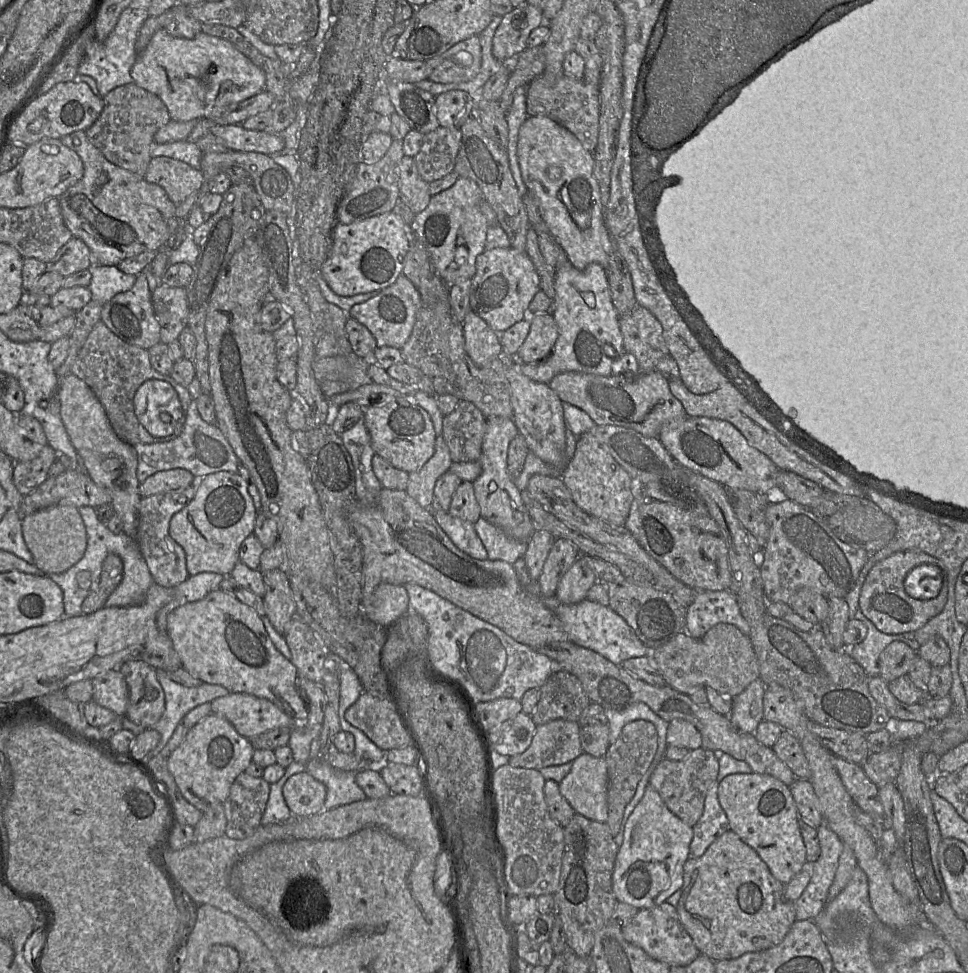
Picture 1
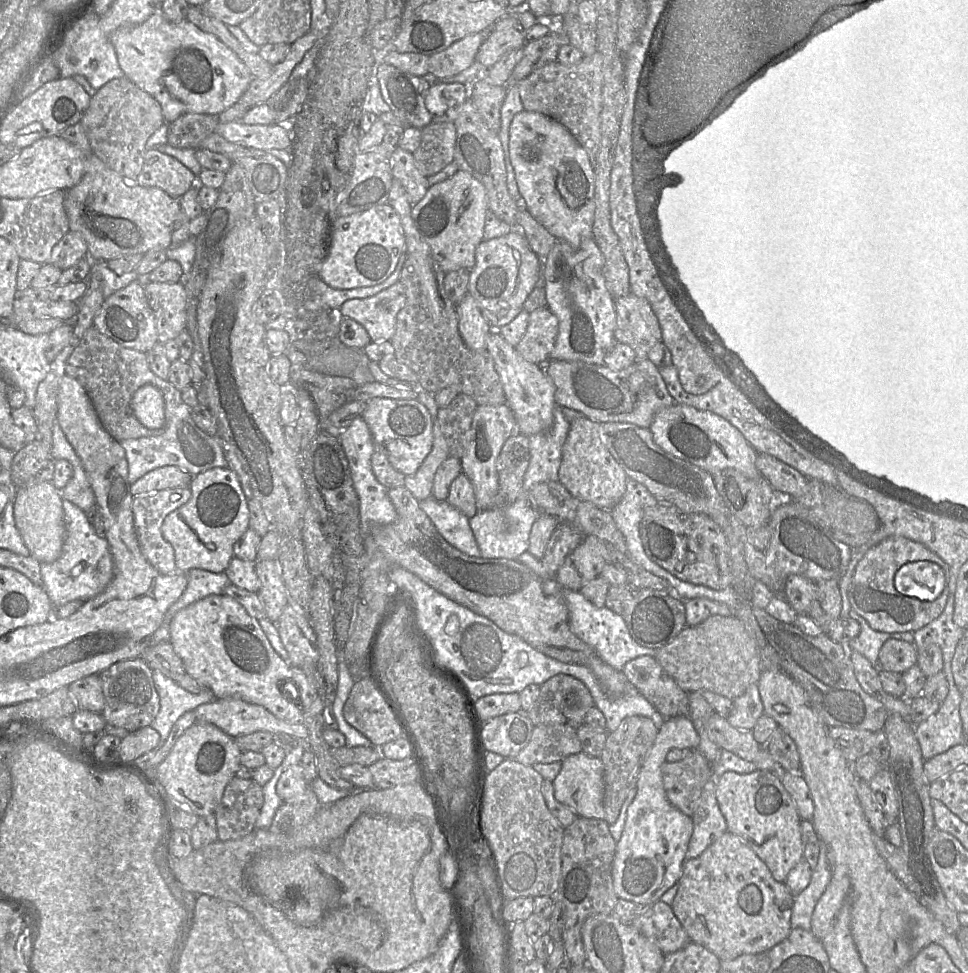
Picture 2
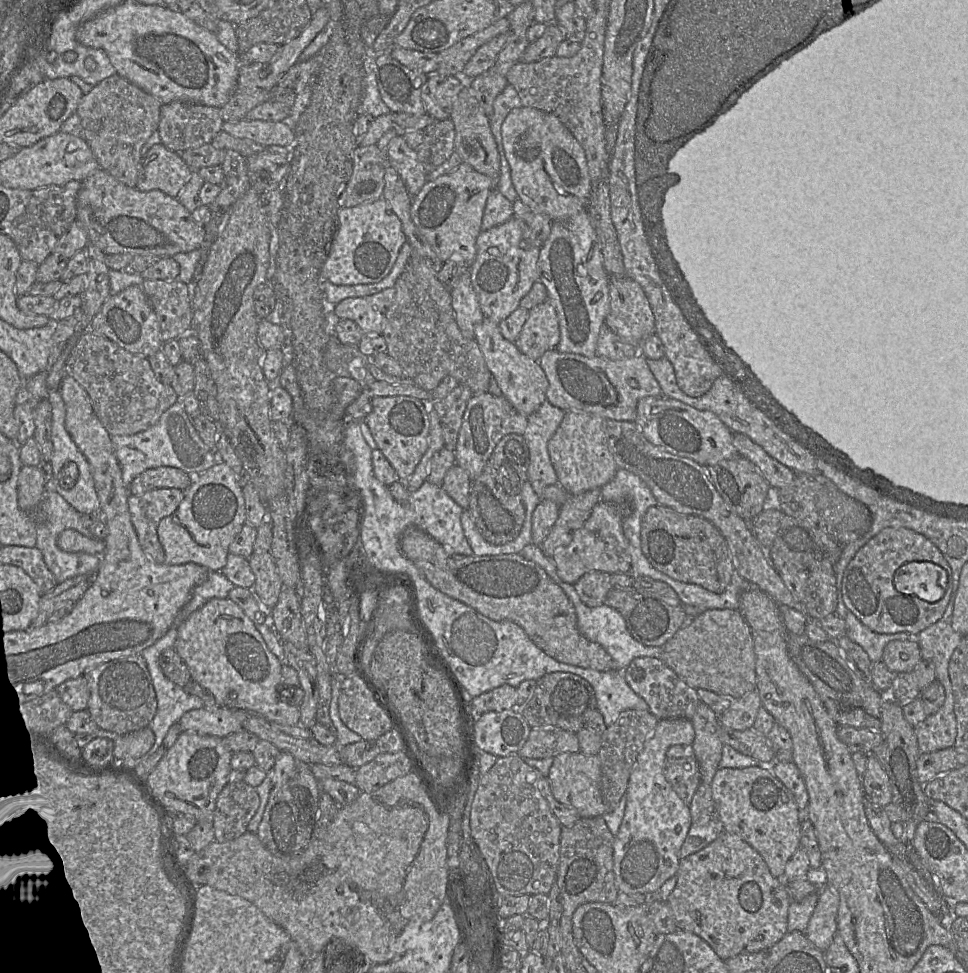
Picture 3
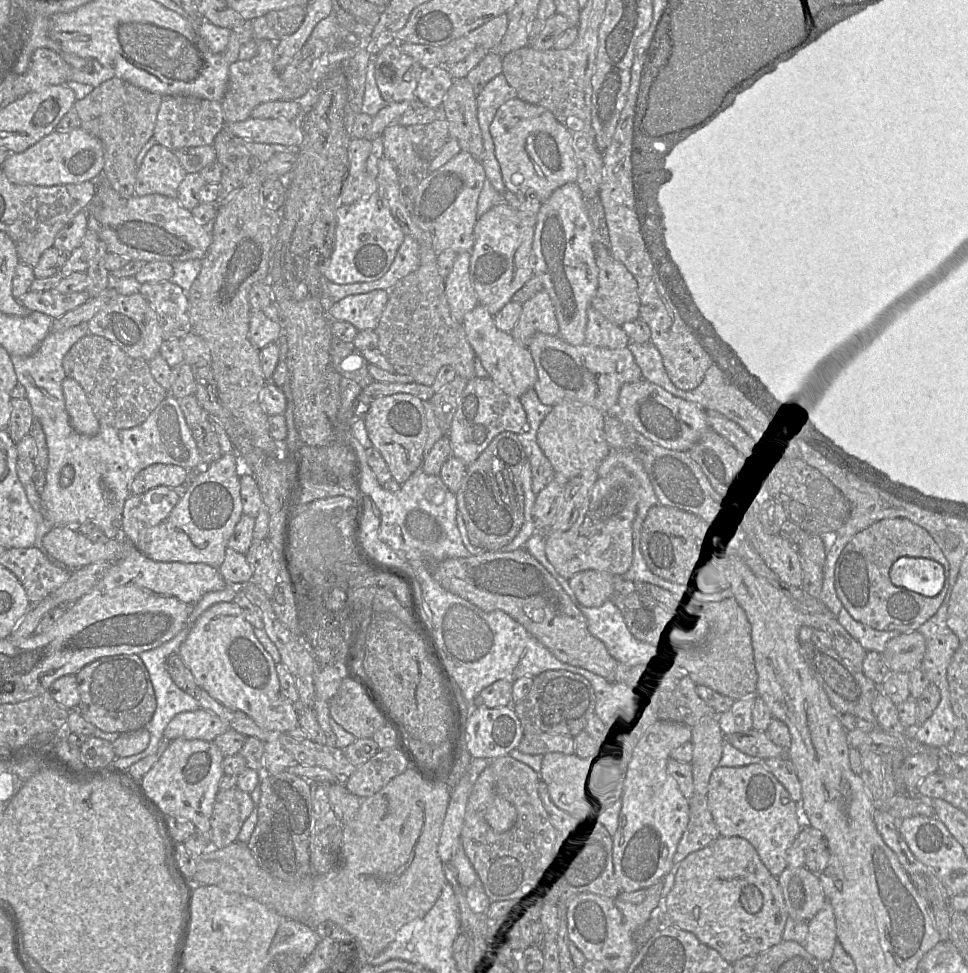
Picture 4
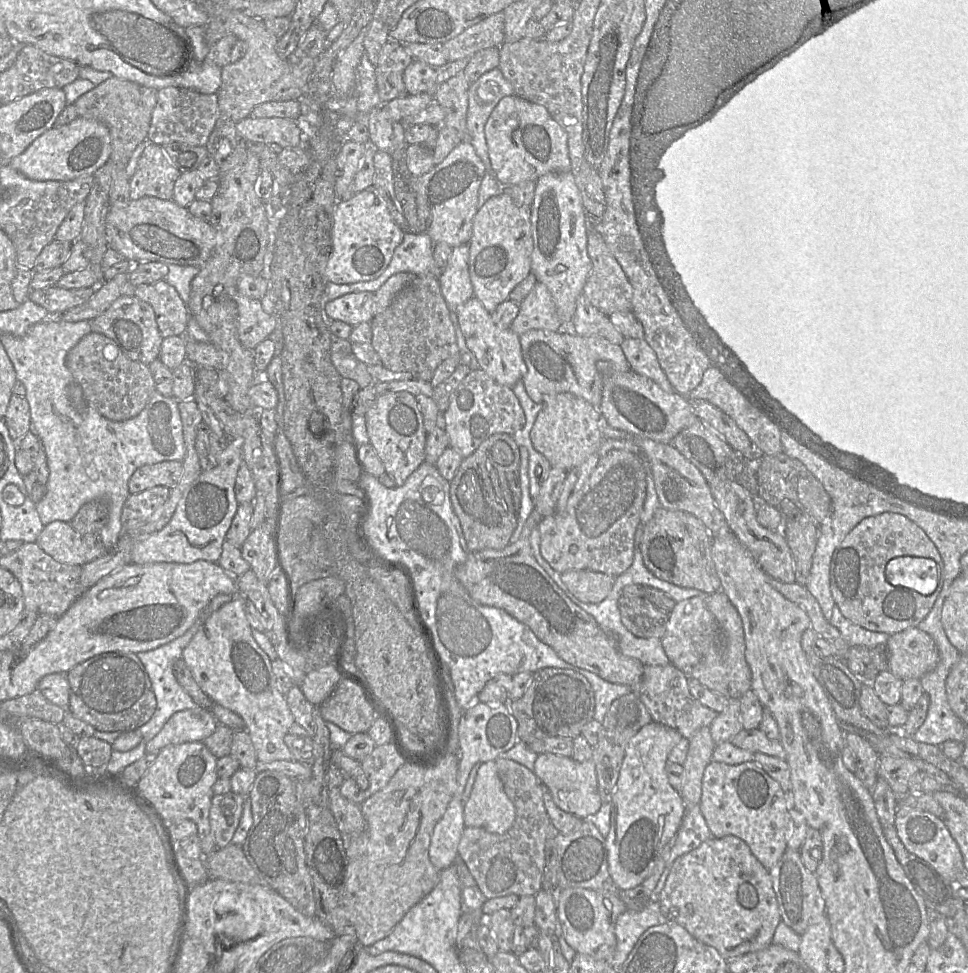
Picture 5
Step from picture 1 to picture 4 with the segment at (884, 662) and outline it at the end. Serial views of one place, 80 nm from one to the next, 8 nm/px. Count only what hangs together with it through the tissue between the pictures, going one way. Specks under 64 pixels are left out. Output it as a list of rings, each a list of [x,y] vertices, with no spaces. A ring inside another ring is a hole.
[[[912,631],[890,639],[882,657],[891,671],[910,673],[921,666],[925,651],[925,638],[919,631]]]

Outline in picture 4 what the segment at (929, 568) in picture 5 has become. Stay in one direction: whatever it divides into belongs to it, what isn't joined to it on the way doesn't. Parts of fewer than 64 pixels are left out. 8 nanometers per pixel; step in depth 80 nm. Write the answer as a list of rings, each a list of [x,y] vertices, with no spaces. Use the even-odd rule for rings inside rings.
[[[928,558],[897,559],[889,570],[889,578],[894,586],[927,597],[936,596],[945,584],[943,566]]]

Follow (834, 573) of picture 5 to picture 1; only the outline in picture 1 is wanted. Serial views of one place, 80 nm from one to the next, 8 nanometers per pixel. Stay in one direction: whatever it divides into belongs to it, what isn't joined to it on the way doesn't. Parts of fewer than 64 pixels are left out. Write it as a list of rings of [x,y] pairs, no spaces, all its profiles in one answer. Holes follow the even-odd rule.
[[[917,550],[895,552],[876,563],[869,571],[862,585],[859,609],[876,628],[886,634],[915,632],[931,618],[943,610],[948,595],[947,573],[944,565],[937,558]],[[930,564],[938,566],[942,571],[942,587],[935,598],[918,600],[908,595],[904,582],[908,573],[916,566]]]

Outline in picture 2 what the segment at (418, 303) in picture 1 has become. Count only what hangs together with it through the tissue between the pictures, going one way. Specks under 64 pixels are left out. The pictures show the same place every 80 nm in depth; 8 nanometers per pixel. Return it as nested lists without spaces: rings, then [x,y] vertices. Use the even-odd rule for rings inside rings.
[[[397,281],[371,297],[345,301],[340,312],[344,318],[360,323],[372,341],[390,341],[395,333],[397,314],[405,302],[405,287]]]

